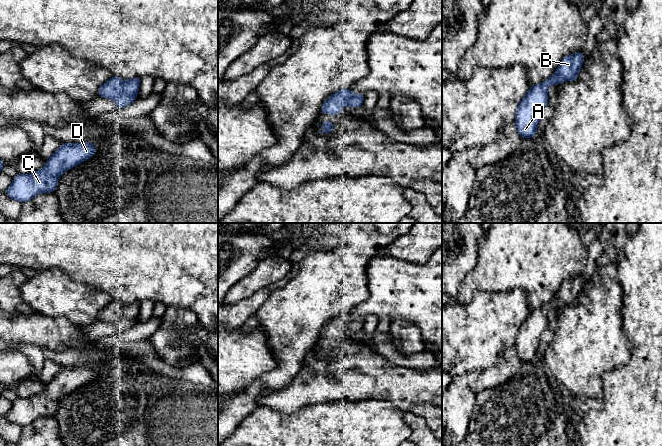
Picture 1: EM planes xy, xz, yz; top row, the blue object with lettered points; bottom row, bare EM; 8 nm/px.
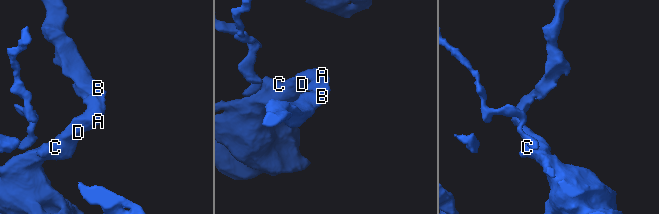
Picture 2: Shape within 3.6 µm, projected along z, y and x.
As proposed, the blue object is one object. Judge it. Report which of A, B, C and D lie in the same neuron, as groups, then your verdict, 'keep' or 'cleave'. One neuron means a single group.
A B C D; keep

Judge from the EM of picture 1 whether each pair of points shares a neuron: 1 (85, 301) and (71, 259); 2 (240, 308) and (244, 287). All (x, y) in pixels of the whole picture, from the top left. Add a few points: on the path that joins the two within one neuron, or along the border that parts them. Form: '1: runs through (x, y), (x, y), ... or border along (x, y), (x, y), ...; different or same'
1: border along (58, 268), (73, 279), (100, 290); different
2: border along (263, 288), (260, 288), (246, 298), (228, 305); different

